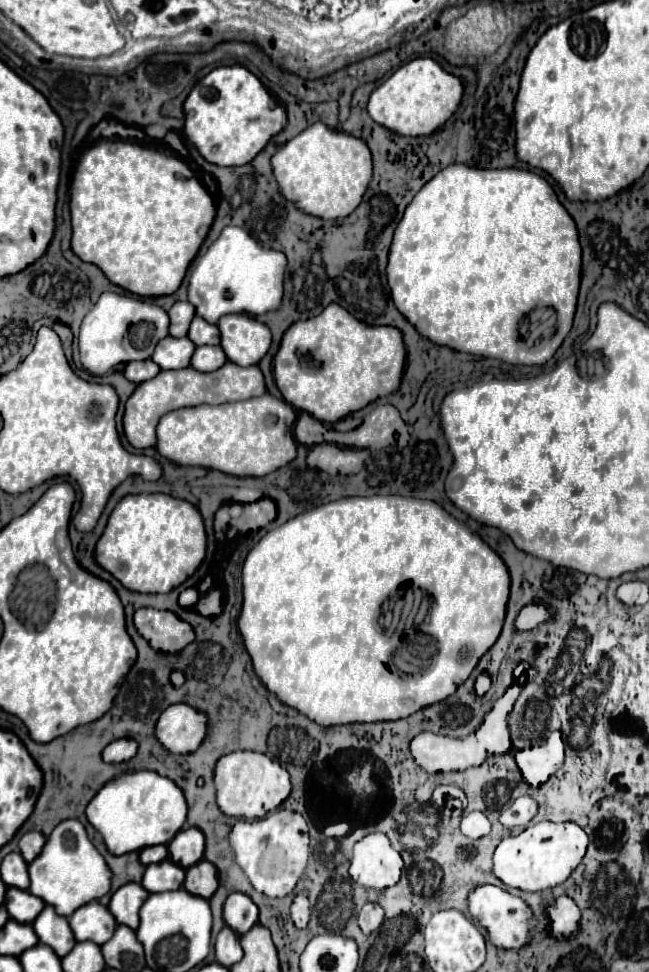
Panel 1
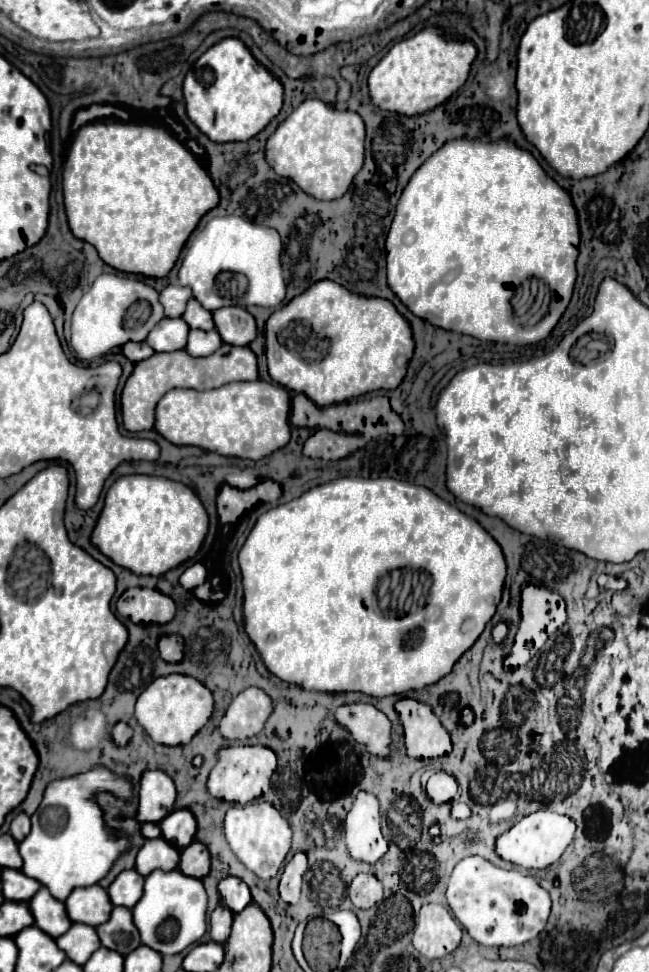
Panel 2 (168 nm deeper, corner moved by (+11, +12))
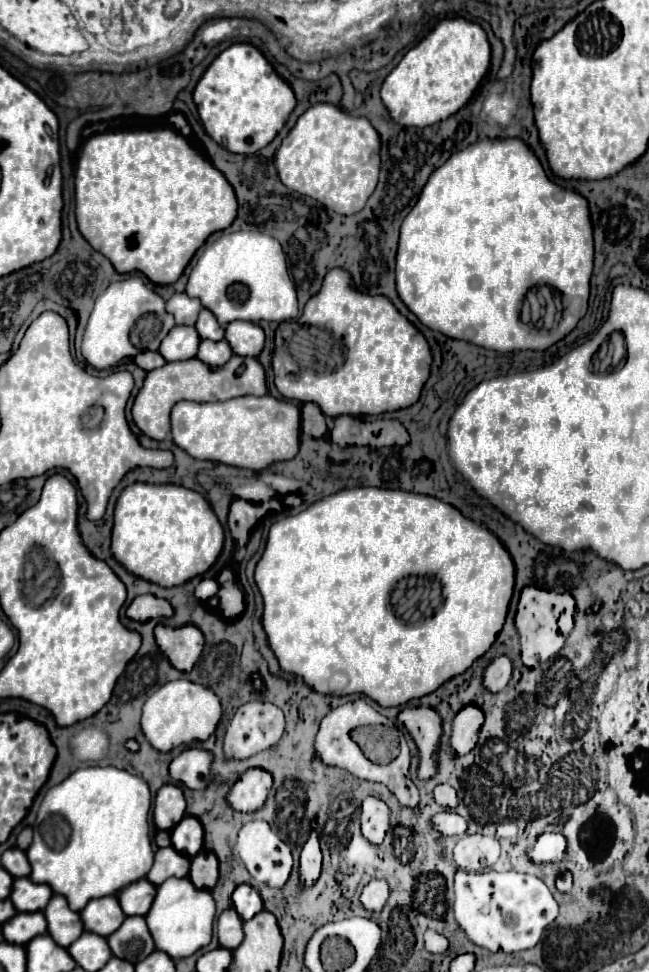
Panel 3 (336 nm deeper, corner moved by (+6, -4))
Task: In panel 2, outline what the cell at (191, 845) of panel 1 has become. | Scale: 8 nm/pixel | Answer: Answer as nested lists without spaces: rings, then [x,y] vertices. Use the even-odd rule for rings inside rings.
[[[173,810],[165,820],[159,822],[159,828],[163,832],[163,838],[179,850],[189,846],[195,840],[197,832],[195,818],[189,810]]]

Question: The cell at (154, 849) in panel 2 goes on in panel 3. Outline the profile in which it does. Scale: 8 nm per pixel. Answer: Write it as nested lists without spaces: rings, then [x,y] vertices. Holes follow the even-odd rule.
[[[168,846],[168,848],[158,848],[158,852],[154,854],[154,864],[146,874],[146,878],[152,884],[160,886],[164,880],[172,876],[176,878],[188,876],[188,870],[190,870],[190,858],[182,856],[180,852],[174,852],[174,848]]]

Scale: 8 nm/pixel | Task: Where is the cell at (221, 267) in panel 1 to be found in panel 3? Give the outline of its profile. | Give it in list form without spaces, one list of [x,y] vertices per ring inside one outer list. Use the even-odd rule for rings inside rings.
[[[226,228],[212,234],[207,240],[216,240],[216,242],[204,250],[198,264],[192,268],[192,274],[190,274],[188,286],[186,286],[186,294],[190,298],[198,298],[204,308],[212,310],[222,326],[226,326],[234,320],[284,322],[284,320],[294,320],[298,316],[296,288],[288,276],[286,258],[284,258],[280,242],[276,238],[272,238],[268,234],[258,234],[258,232],[228,232],[228,228]]]

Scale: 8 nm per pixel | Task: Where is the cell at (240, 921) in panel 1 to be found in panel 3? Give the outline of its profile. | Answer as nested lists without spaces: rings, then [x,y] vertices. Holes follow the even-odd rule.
[[[240,884],[232,894],[232,902],[234,902],[236,912],[244,920],[250,920],[254,914],[264,910],[264,904],[262,904],[262,898],[260,898],[258,890],[250,884]]]

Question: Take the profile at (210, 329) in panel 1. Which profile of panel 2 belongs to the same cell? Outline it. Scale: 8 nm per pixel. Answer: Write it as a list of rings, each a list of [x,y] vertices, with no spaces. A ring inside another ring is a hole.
[[[191,298],[187,304],[187,310],[183,314],[183,320],[189,324],[189,328],[201,328],[201,330],[211,330],[213,324],[213,316],[195,300]]]

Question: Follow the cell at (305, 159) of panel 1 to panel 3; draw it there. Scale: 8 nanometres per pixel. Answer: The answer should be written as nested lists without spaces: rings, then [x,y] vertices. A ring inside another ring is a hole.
[[[320,102],[310,106],[282,140],[274,164],[284,186],[310,196],[338,214],[356,214],[378,184],[378,132],[364,116],[350,116],[340,106]]]

